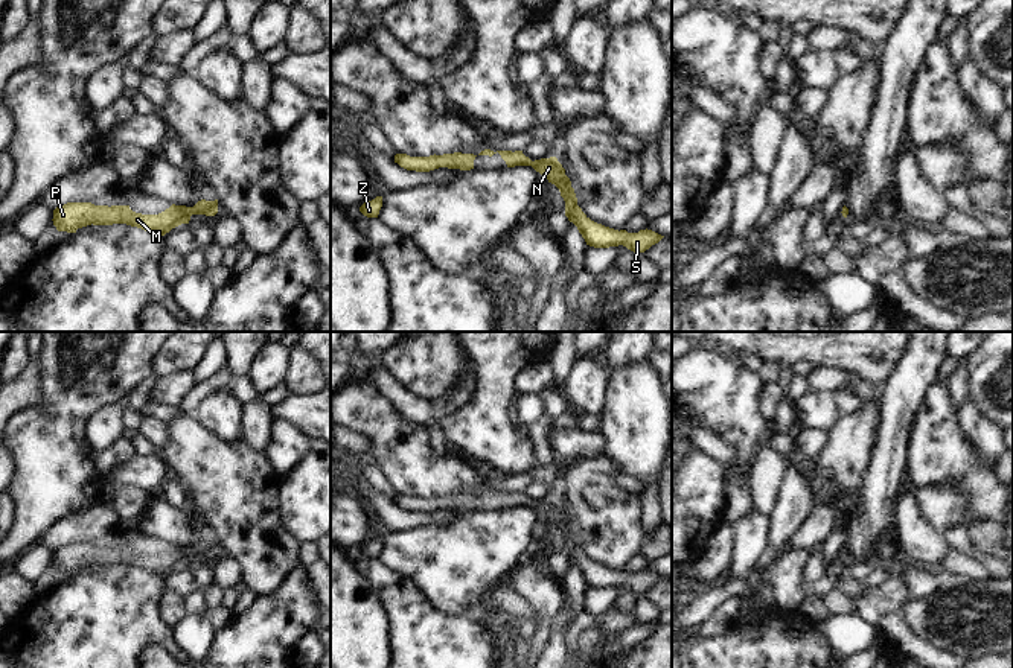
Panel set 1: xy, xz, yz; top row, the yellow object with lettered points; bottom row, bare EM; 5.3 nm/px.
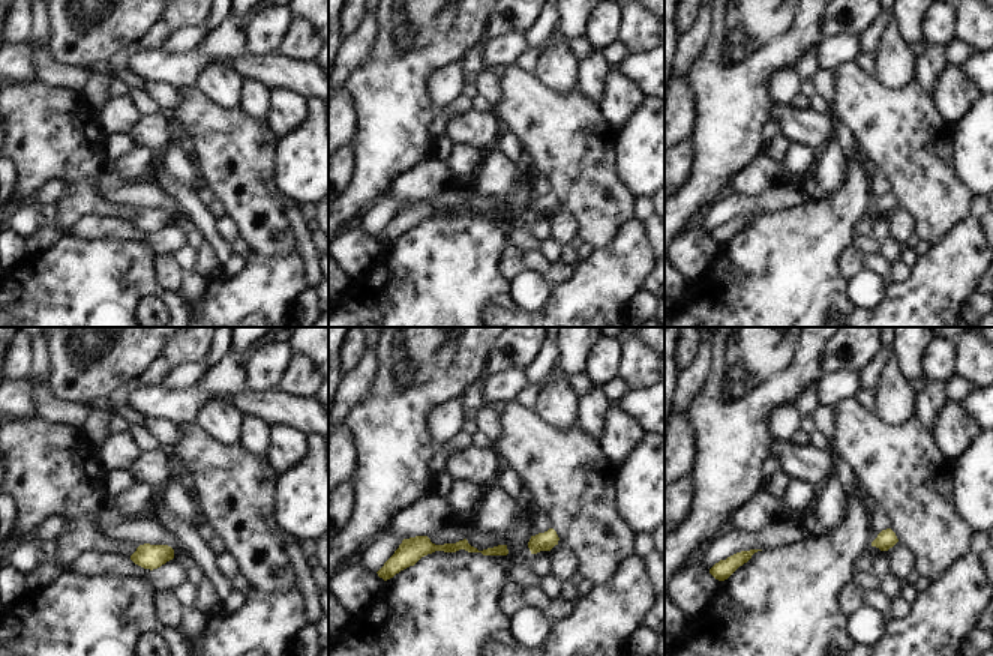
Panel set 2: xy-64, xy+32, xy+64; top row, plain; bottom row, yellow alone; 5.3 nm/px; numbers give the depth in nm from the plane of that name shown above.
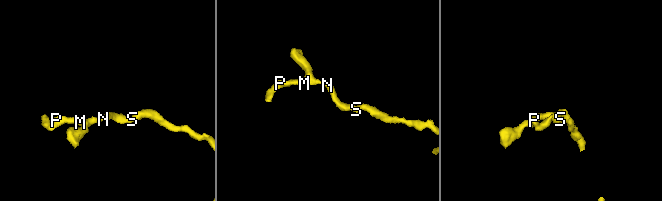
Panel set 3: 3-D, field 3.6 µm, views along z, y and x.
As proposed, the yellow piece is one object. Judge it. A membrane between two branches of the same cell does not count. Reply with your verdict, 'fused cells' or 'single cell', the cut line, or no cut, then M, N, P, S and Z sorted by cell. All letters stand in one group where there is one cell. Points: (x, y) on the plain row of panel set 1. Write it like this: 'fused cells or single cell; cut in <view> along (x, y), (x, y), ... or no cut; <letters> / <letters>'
single cell; no cut; M N P S Z

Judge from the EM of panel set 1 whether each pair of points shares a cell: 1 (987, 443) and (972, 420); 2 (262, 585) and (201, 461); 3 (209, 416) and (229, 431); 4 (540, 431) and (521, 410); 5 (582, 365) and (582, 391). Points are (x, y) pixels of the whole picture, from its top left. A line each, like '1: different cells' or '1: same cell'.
1: same cell
2: same cell
3: same cell
4: different cells
5: same cell

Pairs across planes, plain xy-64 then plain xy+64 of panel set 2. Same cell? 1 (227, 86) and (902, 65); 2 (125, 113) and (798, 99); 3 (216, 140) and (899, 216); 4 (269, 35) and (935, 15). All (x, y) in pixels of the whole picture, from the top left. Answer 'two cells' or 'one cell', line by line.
1: one cell
2: one cell
3: two cells
4: one cell

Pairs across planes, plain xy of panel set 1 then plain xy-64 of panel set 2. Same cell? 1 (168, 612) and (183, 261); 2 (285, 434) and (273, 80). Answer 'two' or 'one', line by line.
1: two
2: two

